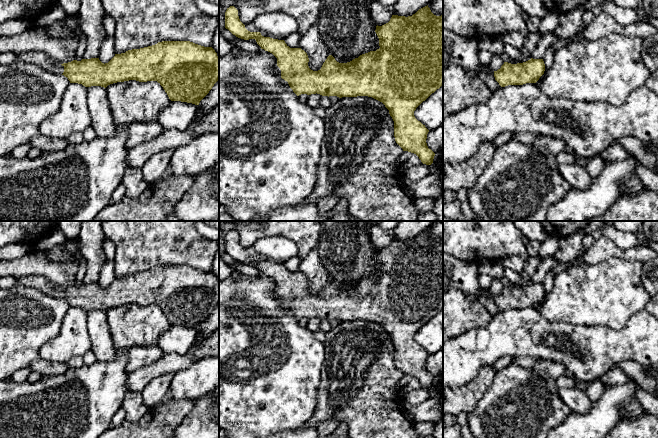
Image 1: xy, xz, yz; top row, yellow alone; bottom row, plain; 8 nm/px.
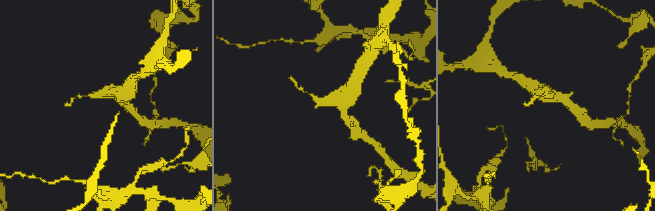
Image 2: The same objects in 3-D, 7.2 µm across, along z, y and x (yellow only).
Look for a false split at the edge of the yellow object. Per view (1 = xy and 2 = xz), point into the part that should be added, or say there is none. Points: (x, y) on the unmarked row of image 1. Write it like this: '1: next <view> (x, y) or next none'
1: next xy (38, 282)
2: next xz (277, 293)

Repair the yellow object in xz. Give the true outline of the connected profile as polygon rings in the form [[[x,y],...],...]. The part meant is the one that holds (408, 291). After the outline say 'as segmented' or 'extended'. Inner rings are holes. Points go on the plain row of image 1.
[[[428,229],[412,240],[392,239],[388,247],[377,249],[375,256],[380,272],[376,275],[347,287],[339,287],[329,279],[318,295],[309,292],[308,279],[301,272],[290,272],[284,264],[248,255],[234,230],[225,236],[225,252],[238,262],[255,263],[261,273],[272,277],[277,282],[276,298],[288,306],[297,320],[316,317],[339,322],[368,320],[382,326],[394,345],[396,367],[403,375],[416,378],[423,388],[433,387],[435,377],[426,367],[429,354],[414,340],[416,332],[443,310],[443,239],[434,239]]] | extended

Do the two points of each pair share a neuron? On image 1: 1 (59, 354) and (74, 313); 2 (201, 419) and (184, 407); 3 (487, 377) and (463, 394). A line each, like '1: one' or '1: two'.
1: one
2: two
3: one

